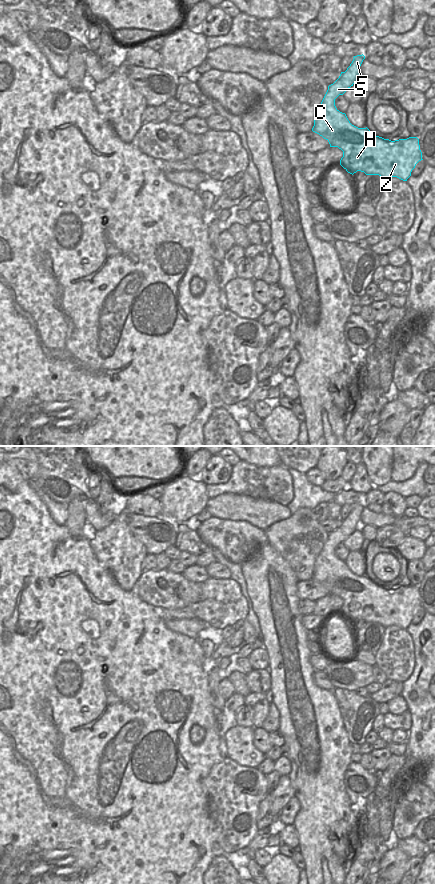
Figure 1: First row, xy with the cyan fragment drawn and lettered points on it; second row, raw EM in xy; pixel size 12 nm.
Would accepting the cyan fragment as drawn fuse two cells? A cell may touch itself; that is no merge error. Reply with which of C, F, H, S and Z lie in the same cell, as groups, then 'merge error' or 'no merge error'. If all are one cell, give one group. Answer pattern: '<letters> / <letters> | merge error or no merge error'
C F H S Z | no merge error

